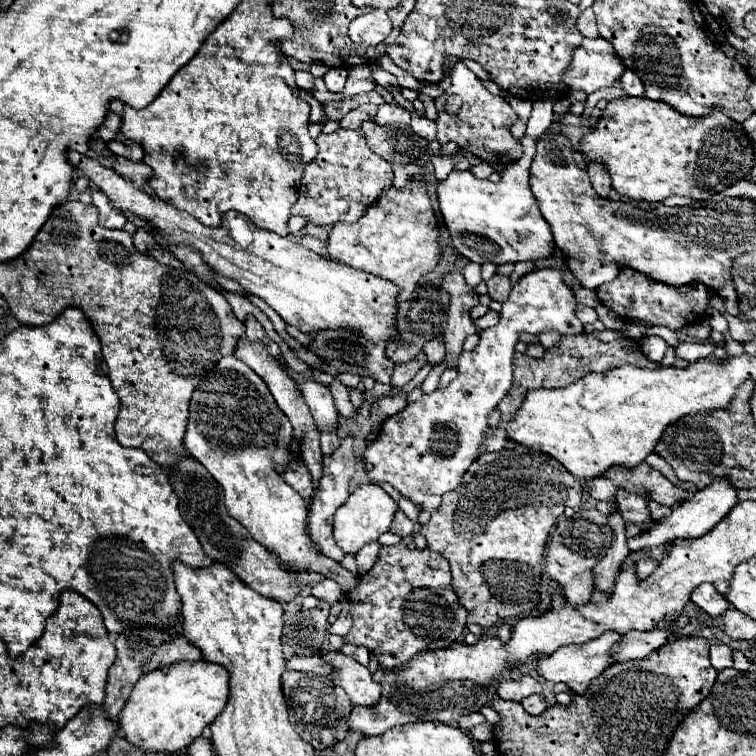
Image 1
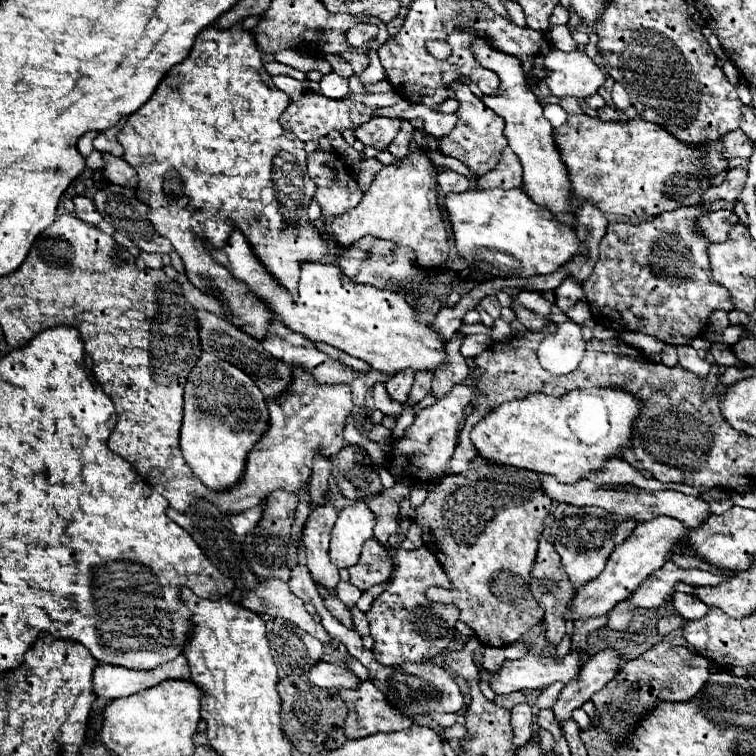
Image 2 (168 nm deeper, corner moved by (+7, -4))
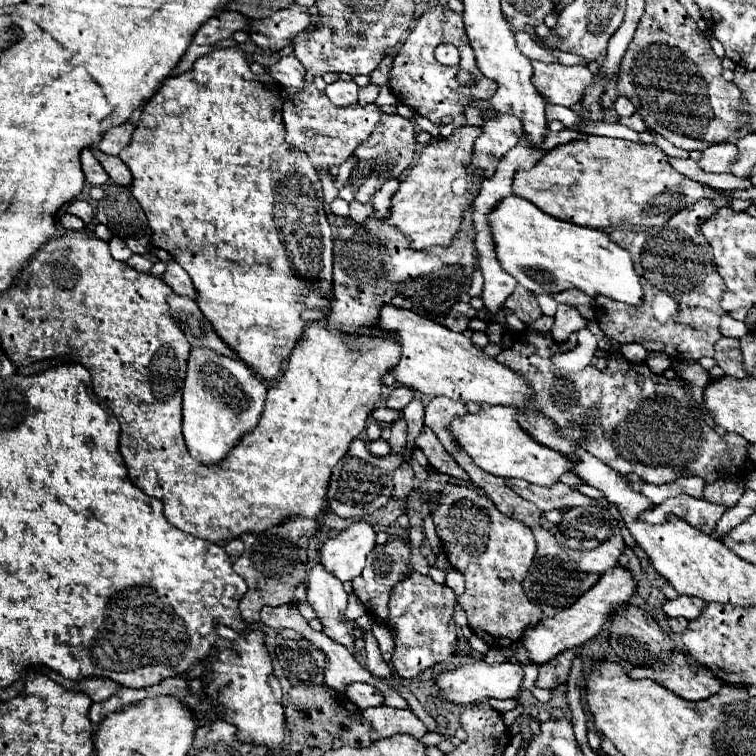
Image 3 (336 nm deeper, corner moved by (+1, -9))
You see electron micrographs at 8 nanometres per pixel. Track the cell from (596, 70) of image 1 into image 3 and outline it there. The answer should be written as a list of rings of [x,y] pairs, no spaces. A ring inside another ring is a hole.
[[[533,62],[533,84],[551,104],[573,106],[583,100],[585,90],[593,84],[593,74],[587,66],[563,66],[559,62]]]

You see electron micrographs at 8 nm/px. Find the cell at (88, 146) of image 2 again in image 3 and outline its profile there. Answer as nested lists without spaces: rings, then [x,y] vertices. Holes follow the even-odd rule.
[[[85,148],[81,152],[81,166],[83,166],[83,172],[85,172],[85,180],[93,186],[101,186],[109,180],[107,172],[103,170],[103,166],[99,164],[99,160],[93,156],[91,148]]]

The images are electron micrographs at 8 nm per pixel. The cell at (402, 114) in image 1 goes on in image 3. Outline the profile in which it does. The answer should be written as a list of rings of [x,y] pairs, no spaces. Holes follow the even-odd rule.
[[[383,114],[381,124],[377,124],[373,134],[365,142],[361,142],[361,146],[357,146],[357,150],[355,150],[355,156],[359,158],[359,164],[353,170],[353,174],[359,172],[359,168],[369,172],[369,180],[365,180],[365,184],[359,188],[355,198],[359,202],[369,202],[373,192],[377,188],[381,188],[385,178],[401,176],[401,172],[413,162],[413,152],[415,152],[415,124],[411,120],[405,120],[405,118],[397,116],[397,114],[395,116]]]

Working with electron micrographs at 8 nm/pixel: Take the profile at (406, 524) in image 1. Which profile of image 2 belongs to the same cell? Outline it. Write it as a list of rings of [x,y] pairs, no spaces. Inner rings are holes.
[[[397,482],[392,488],[381,491],[377,497],[369,501],[369,509],[377,517],[377,525],[373,529],[373,535],[379,543],[387,545],[389,537],[397,533],[399,529],[399,503],[405,498],[410,497],[411,489],[402,482]]]

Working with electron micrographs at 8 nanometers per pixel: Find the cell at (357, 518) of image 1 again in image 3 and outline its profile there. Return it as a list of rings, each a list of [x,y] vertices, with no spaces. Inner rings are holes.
[[[357,520],[321,546],[319,562],[341,582],[353,580],[363,572],[365,558],[375,544],[373,526],[365,520]]]

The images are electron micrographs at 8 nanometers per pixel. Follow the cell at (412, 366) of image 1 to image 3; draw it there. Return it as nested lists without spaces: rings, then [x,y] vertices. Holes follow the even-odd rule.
[[[397,386],[391,390],[389,398],[387,398],[387,408],[391,410],[403,410],[411,400],[413,400],[413,390],[409,386]]]

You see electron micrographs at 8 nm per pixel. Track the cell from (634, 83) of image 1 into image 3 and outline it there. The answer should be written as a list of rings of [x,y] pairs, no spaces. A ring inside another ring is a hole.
[[[619,96],[619,98],[615,100],[615,112],[617,112],[619,116],[631,116],[631,114],[635,112],[635,106],[633,106],[627,98]]]

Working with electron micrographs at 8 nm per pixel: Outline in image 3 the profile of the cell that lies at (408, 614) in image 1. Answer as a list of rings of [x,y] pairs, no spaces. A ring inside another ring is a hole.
[[[413,572],[409,578],[399,582],[389,598],[389,626],[395,632],[393,670],[401,678],[417,678],[427,668],[445,662],[457,650],[457,624],[453,620],[455,592],[433,582],[431,576]]]

